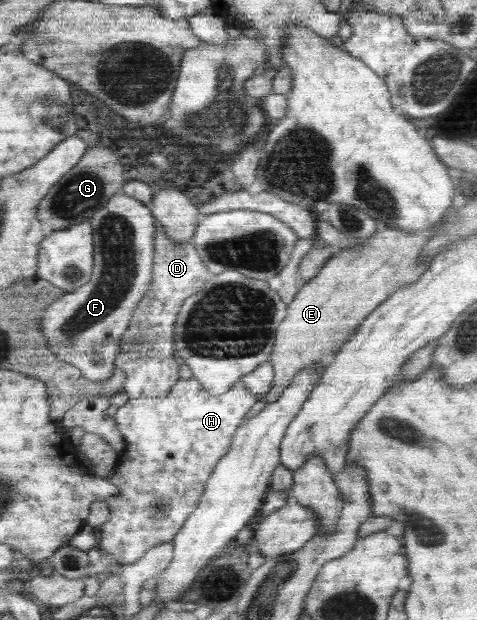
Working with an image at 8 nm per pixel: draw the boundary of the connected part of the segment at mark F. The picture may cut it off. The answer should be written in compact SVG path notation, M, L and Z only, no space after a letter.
M118 192L111 196L89 221L93 223L94 242L98 242L98 266L94 266L94 276L91 276L81 289L73 293L67 292L65 297L54 302L46 310L44 322L41 324L56 355L76 365L88 380L102 382L113 376L122 336L125 336L137 306L148 292L152 266L155 265L157 220L148 205L130 195Z

